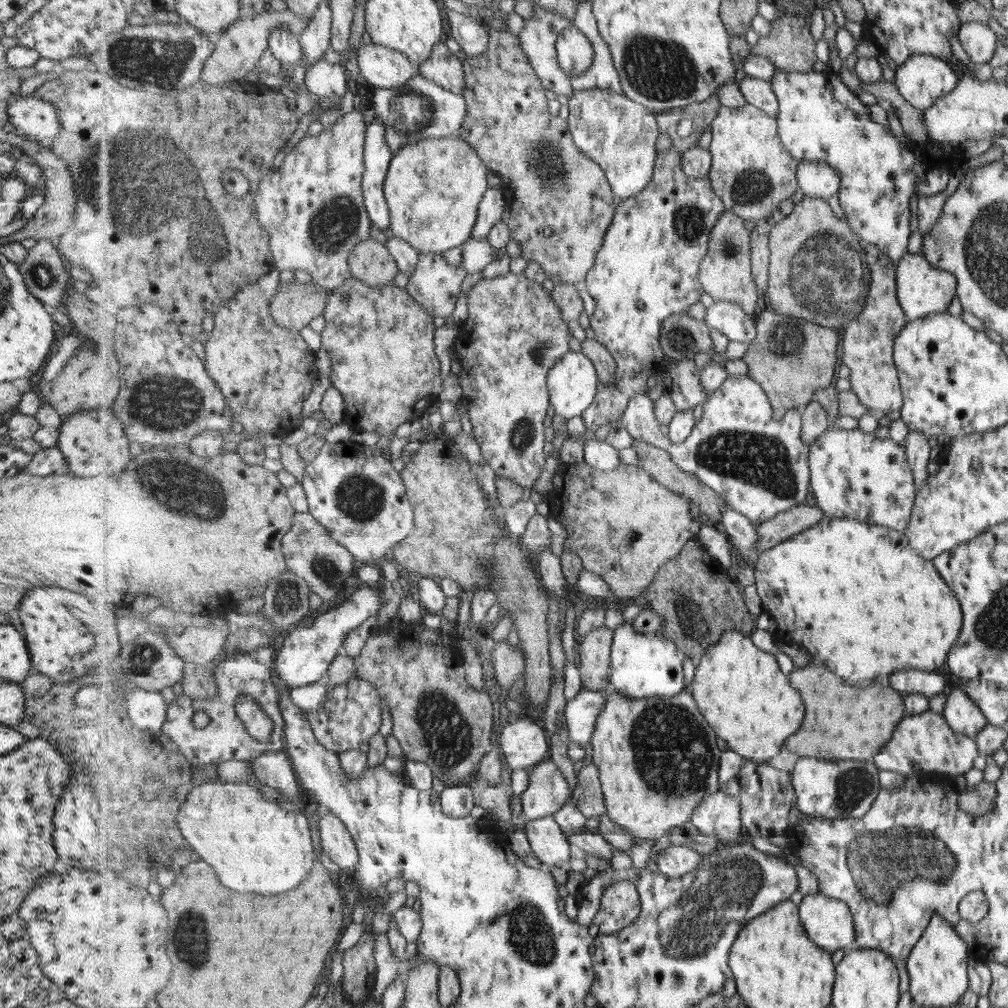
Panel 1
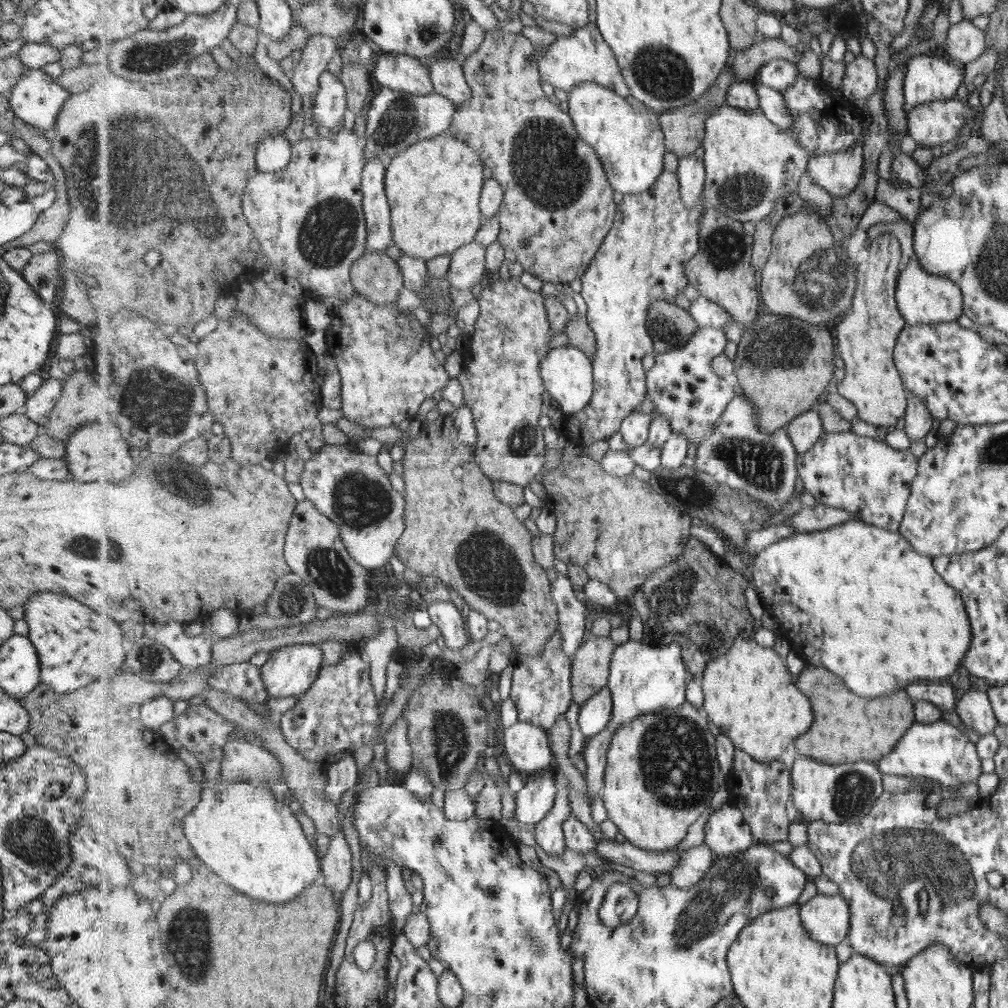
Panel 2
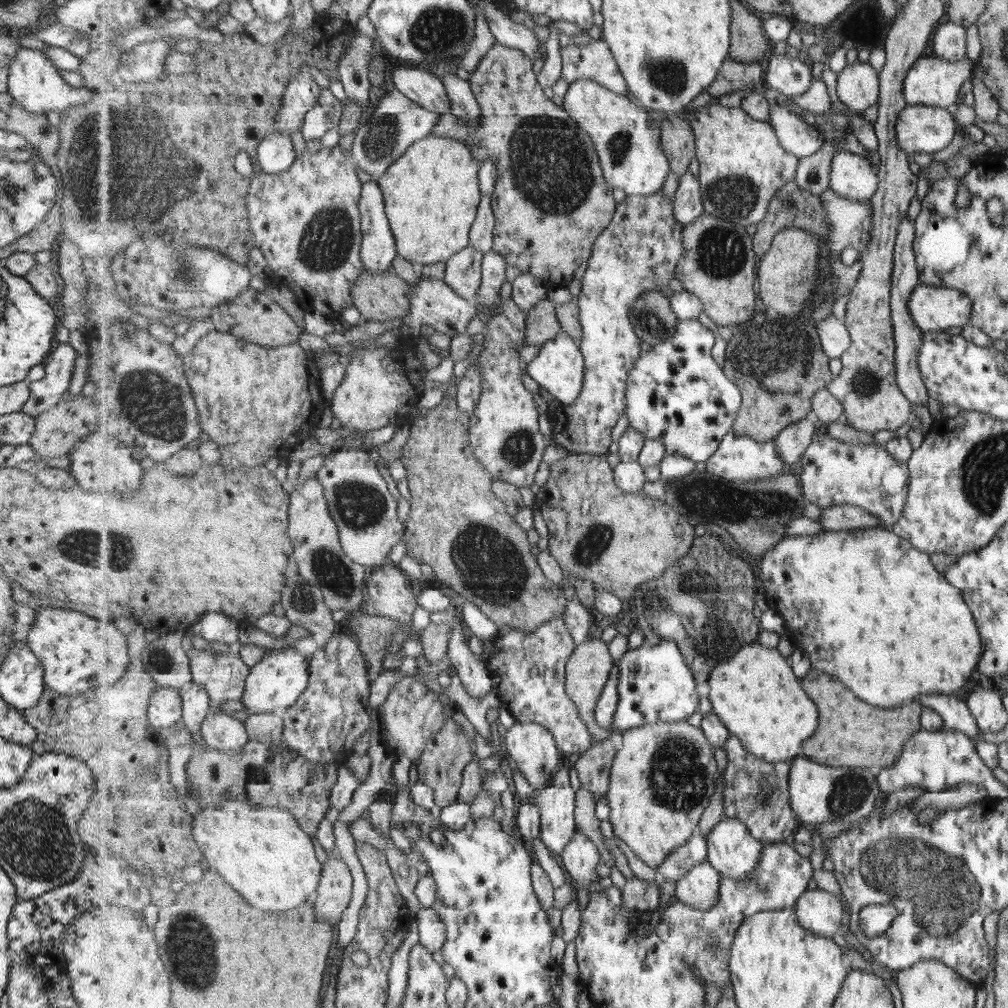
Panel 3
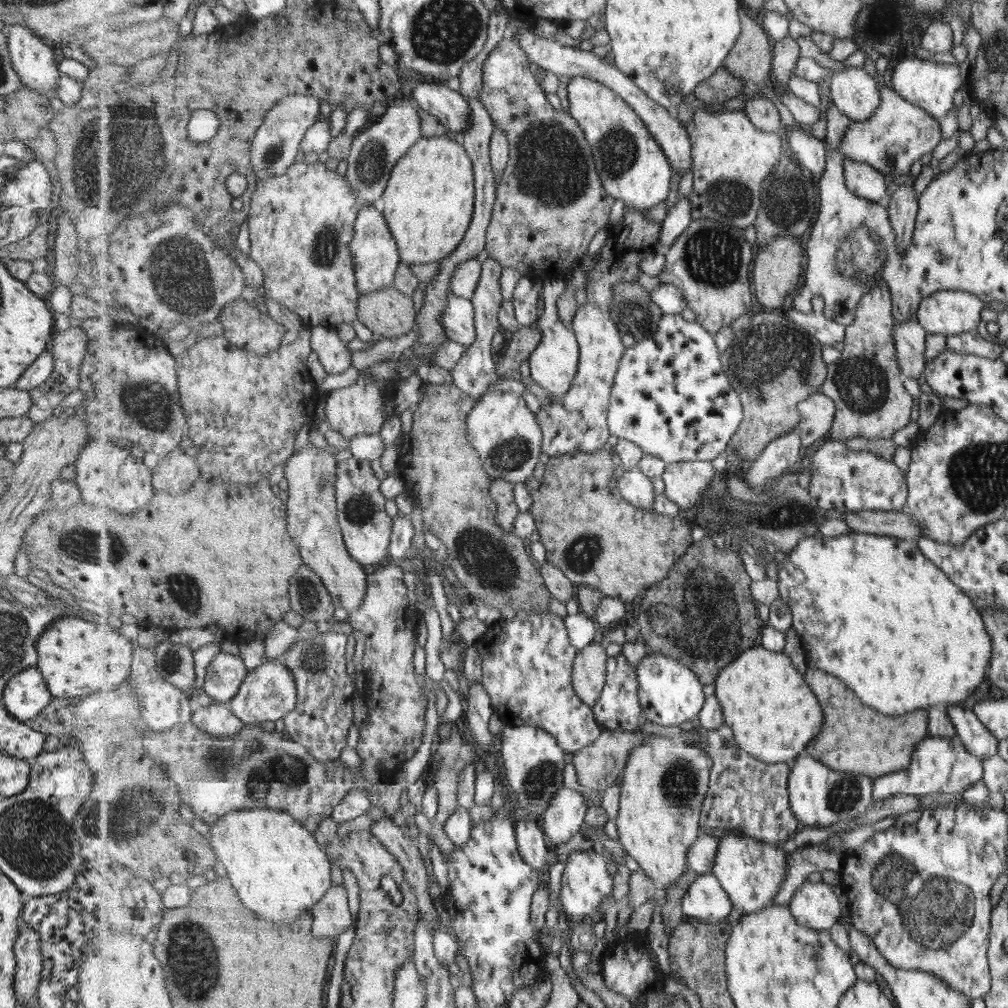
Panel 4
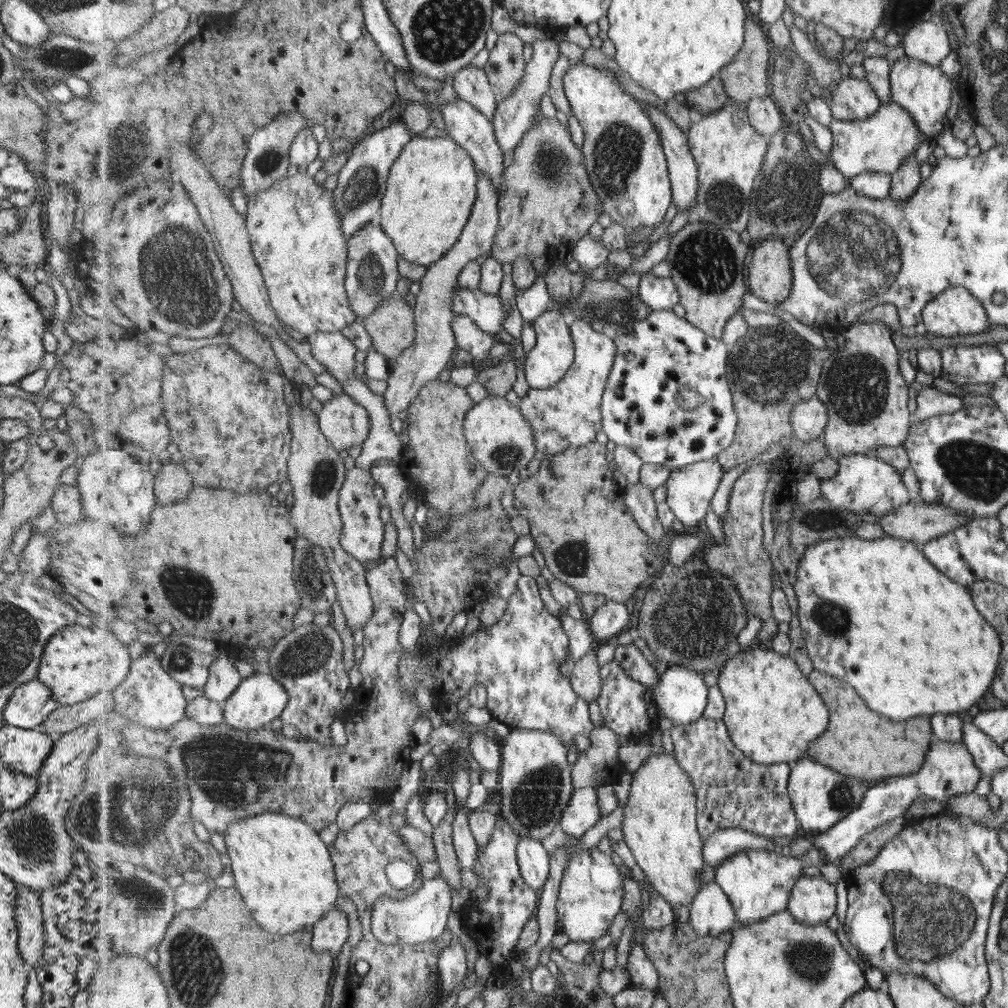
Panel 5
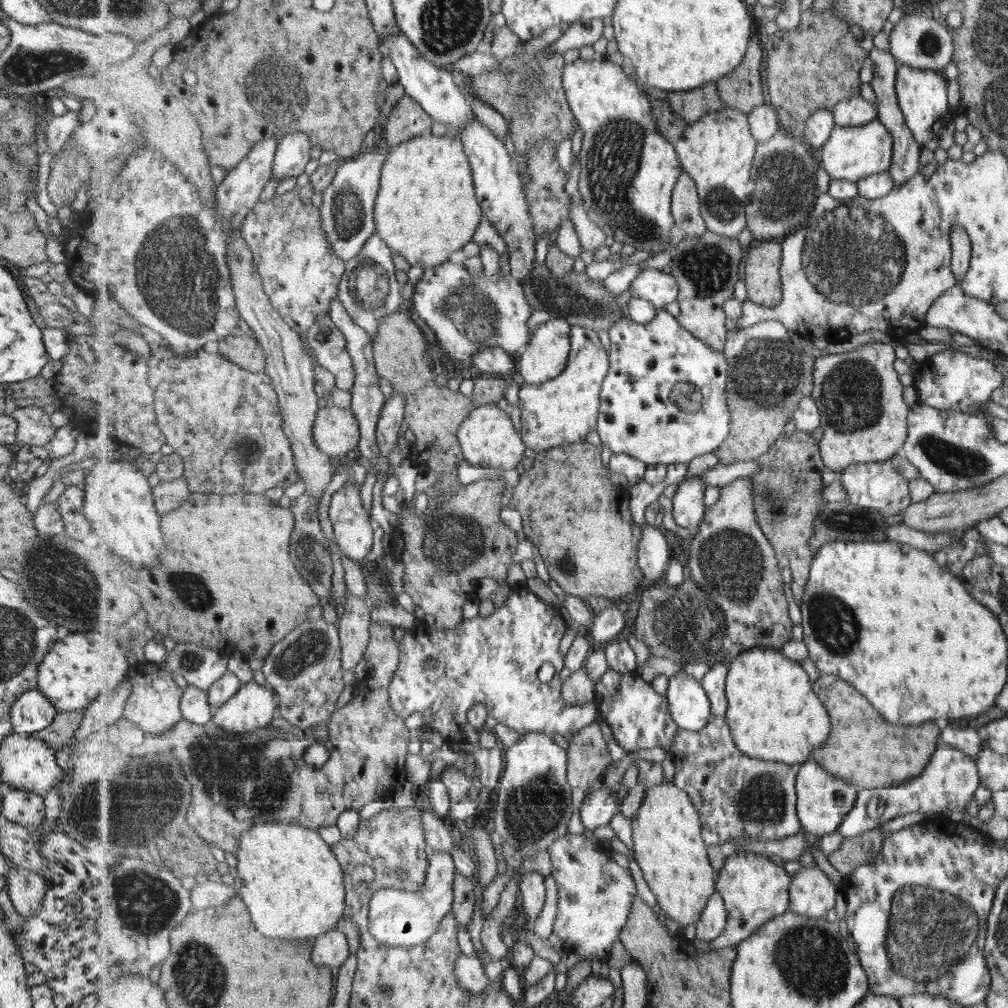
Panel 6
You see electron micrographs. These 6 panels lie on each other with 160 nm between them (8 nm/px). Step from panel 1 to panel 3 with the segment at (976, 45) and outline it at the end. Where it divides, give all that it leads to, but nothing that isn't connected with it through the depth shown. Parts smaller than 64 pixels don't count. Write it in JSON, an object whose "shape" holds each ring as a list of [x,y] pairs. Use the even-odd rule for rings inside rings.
{"shape":[[[945,19],[934,33],[932,54],[951,62],[963,61],[966,58],[965,40],[965,28]]]}

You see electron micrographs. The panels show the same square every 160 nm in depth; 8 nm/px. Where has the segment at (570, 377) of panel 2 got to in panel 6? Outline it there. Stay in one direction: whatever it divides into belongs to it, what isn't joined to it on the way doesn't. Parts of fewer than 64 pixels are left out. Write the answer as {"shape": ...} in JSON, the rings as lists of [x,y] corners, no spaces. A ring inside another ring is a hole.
{"shape":[[[551,318],[536,328],[525,352],[517,358],[518,376],[521,381],[541,385],[557,378],[567,369],[572,348],[572,325],[573,323],[567,318]]]}

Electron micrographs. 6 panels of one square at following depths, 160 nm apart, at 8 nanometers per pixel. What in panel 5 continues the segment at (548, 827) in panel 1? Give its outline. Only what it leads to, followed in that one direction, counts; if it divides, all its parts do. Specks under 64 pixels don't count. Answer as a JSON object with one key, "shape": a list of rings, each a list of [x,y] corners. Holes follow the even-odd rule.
{"shape":[[[574,789],[569,808],[563,812],[560,826],[571,837],[581,838],[601,820],[597,789]]]}

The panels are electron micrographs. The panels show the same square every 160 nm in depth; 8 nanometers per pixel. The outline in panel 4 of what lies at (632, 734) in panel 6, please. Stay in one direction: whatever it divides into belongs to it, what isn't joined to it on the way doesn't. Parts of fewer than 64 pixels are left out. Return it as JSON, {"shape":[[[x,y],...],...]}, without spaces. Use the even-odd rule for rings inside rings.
{"shape":[[[620,654],[608,658],[608,679],[605,683],[602,696],[593,707],[595,718],[606,729],[615,731],[635,731],[641,724],[645,724],[645,715],[639,700],[640,684],[635,666]]]}

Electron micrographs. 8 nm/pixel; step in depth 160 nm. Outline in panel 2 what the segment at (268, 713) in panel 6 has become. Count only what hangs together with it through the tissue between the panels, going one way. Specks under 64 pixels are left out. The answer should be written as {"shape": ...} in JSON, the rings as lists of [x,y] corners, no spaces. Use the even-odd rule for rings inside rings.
{"shape":[[[320,644],[289,645],[272,652],[265,666],[262,666],[262,677],[274,698],[301,696],[314,685],[324,665],[324,652]]]}

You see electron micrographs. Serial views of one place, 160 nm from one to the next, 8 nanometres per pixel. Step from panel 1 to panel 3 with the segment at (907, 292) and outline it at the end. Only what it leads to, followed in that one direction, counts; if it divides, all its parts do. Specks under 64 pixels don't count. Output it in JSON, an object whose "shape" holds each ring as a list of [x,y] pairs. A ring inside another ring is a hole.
{"shape":[[[920,282],[913,289],[909,311],[923,332],[962,328],[971,316],[971,300],[957,289],[927,286]]]}

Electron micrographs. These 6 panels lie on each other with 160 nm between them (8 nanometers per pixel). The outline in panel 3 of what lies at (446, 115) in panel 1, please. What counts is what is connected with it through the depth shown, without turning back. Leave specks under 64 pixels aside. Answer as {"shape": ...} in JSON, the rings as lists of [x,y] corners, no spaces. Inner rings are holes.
{"shape":[[[397,87],[392,88],[377,103],[367,123],[359,126],[351,148],[354,161],[373,178],[382,177],[412,144],[432,134],[439,116],[438,112],[431,112],[431,109],[410,100]]]}

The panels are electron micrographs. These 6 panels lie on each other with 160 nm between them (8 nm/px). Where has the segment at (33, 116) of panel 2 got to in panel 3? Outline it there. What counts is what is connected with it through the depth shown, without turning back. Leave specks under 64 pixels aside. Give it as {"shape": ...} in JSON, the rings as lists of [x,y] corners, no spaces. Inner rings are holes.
{"shape":[[[20,47],[9,63],[6,85],[7,93],[15,99],[15,103],[35,115],[45,114],[49,110],[62,113],[67,107],[91,100],[93,95],[97,94],[96,77],[89,84],[74,89],[61,78],[58,68],[41,50]]]}

